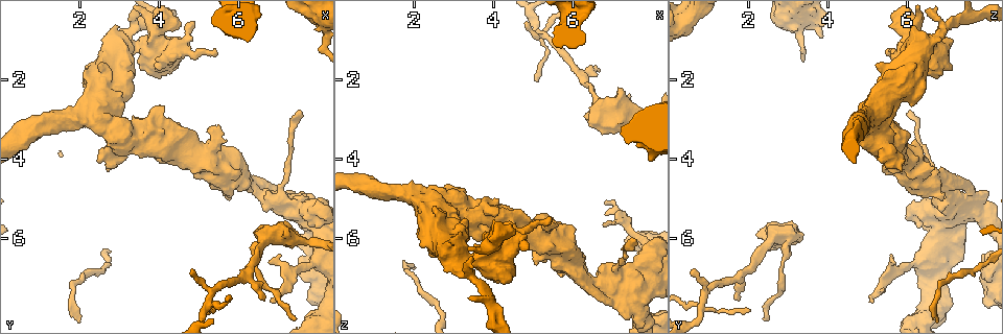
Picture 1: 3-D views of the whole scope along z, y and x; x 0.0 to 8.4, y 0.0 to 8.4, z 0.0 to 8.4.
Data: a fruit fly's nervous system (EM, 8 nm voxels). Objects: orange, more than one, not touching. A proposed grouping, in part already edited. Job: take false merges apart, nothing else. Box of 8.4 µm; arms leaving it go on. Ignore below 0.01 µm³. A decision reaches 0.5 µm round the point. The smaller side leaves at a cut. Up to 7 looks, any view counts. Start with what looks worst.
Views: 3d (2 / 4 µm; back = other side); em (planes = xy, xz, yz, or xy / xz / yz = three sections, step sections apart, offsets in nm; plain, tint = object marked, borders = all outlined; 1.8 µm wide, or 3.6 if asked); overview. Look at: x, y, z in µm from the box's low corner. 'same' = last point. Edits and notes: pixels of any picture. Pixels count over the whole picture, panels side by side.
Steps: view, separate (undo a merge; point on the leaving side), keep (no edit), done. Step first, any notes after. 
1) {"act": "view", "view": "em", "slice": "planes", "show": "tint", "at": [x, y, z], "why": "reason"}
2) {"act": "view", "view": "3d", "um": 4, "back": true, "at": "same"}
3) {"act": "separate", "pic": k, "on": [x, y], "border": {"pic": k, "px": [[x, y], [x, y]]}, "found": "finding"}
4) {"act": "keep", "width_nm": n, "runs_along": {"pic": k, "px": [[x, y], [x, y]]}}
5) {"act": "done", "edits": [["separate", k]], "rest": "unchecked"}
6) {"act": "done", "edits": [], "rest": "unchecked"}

{"act": "view", "view": "em", "um": 3.6, "slice": "planes", "show": "tint", "at": [5.25, 7.65, 0.85], "why": "branch point"}

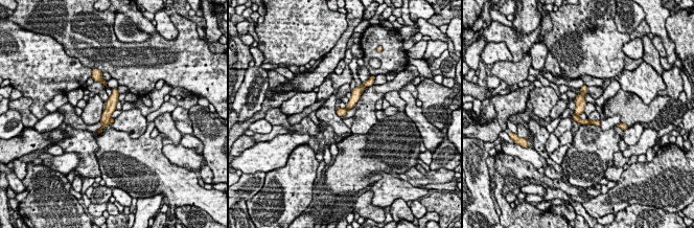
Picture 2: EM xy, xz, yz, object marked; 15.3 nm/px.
{"act": "separate", "pic": 2, "on": [587, 121], "border": {"pic": 2, "px": [[574, 114], [578, 117]]}, "found": "a second cell is stuck on"}

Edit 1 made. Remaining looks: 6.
{"act": "view", "view": "3d", "um": 4, "at": [7.15, 5.05, 7.10], "why": "calibre changes"}

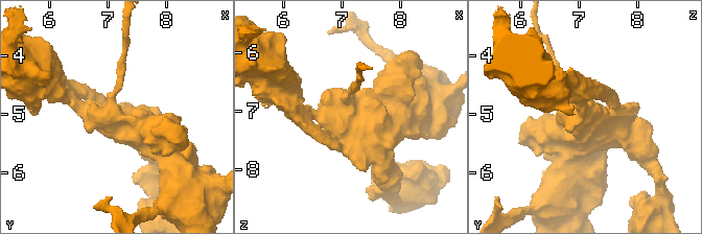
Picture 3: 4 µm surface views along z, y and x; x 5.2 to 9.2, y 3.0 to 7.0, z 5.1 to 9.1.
{"act": "view", "view": "em", "um": 3.6, "slice": "planes", "show": "tint", "at": [7.15, 5.10, 7.05]}

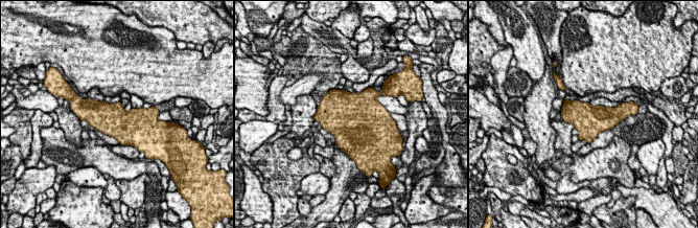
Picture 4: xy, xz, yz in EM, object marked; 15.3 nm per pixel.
{"act": "keep", "found": "all the same cell"}

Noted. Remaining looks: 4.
{"act": "view", "view": "3d", "um": 4, "at": [3.75, 1.25, 6.45], "why": "four-way junction"}

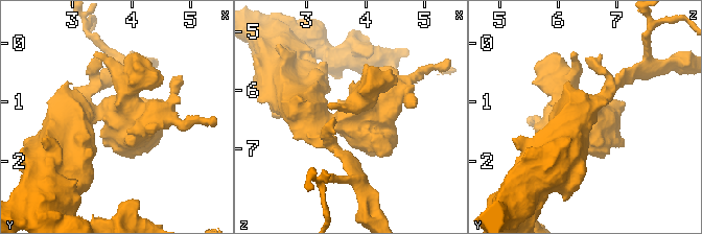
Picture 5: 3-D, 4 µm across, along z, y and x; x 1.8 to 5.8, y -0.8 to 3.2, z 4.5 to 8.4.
{"act": "view", "view": "em", "um": 3.6, "slice": "planes", "show": "tint", "at": [3.75, 1.25, 6.45], "arms": 4, "why": "need the tissue"}

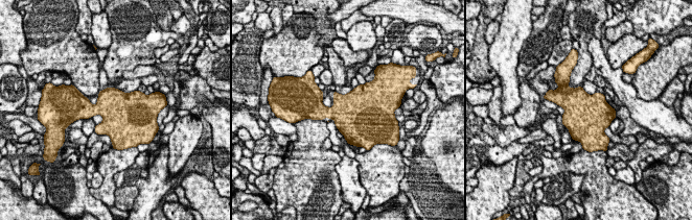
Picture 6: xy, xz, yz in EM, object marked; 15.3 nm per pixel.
{"act": "keep", "found": "all the same cell"}

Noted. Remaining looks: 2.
{"act": "done", "edits": [["separate", 2]], "rest": "unchecked"}

